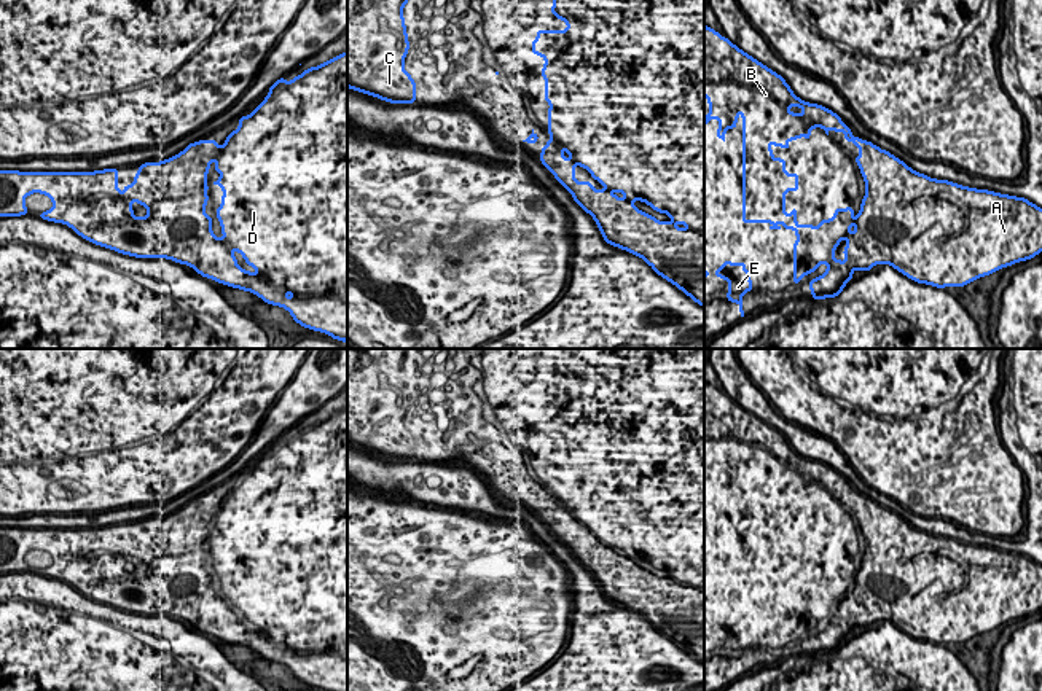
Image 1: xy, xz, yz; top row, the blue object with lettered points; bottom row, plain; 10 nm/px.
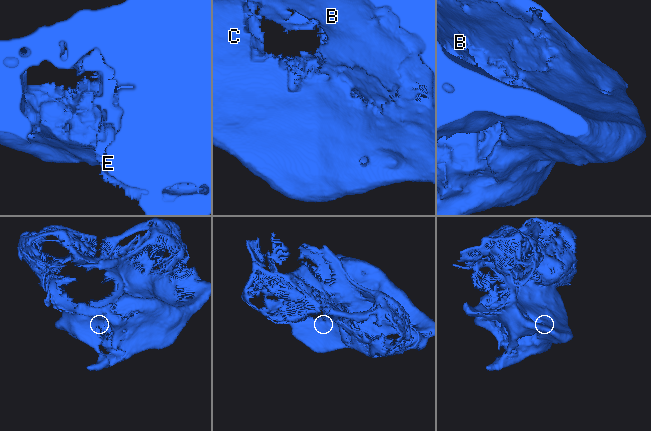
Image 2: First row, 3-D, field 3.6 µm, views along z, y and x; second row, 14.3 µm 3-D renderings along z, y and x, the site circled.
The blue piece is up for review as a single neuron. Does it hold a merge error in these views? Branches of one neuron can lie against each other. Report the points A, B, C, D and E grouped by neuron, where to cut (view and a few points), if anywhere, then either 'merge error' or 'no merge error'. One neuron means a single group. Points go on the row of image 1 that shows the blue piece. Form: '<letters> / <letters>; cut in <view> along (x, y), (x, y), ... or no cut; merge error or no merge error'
A B C D E; no cut; no merge error

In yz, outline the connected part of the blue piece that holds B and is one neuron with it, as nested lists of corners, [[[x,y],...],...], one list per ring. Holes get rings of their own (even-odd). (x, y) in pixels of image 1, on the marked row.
[[[704,25],[704,96],[709,102],[709,115],[704,116],[704,127],[711,118],[720,121],[717,139],[725,142],[728,127],[736,129],[738,115],[742,115],[742,223],[770,223],[770,229],[793,229],[797,240],[793,242],[793,285],[803,275],[817,271],[821,263],[827,263],[827,271],[809,280],[813,299],[835,298],[844,285],[852,279],[852,272],[860,269],[870,271],[875,264],[891,264],[894,269],[918,283],[927,283],[937,288],[943,287],[964,287],[975,279],[989,275],[997,269],[1007,267],[1018,261],[1031,260],[1042,252],[1042,209],[1034,205],[1024,197],[999,194],[986,189],[975,189],[961,186],[946,180],[929,178],[910,169],[903,161],[851,134],[838,115],[832,110],[808,103],[798,99],[787,81],[781,75],[765,67],[752,56],[741,51],[728,38],[717,33],[717,30]],[[819,126],[829,135],[829,131],[846,132],[843,140],[854,142],[860,148],[860,154],[854,158],[859,164],[865,180],[865,197],[862,199],[857,218],[852,218],[852,205],[848,209],[835,209],[833,218],[824,218],[819,226],[797,224],[797,207],[792,213],[785,215],[785,193],[798,191],[798,175],[785,172],[785,159],[773,158],[770,145],[789,148],[789,140],[805,137],[809,140],[809,131]],[[843,239],[848,245],[843,250],[846,261],[838,261],[833,256],[835,248]]]

